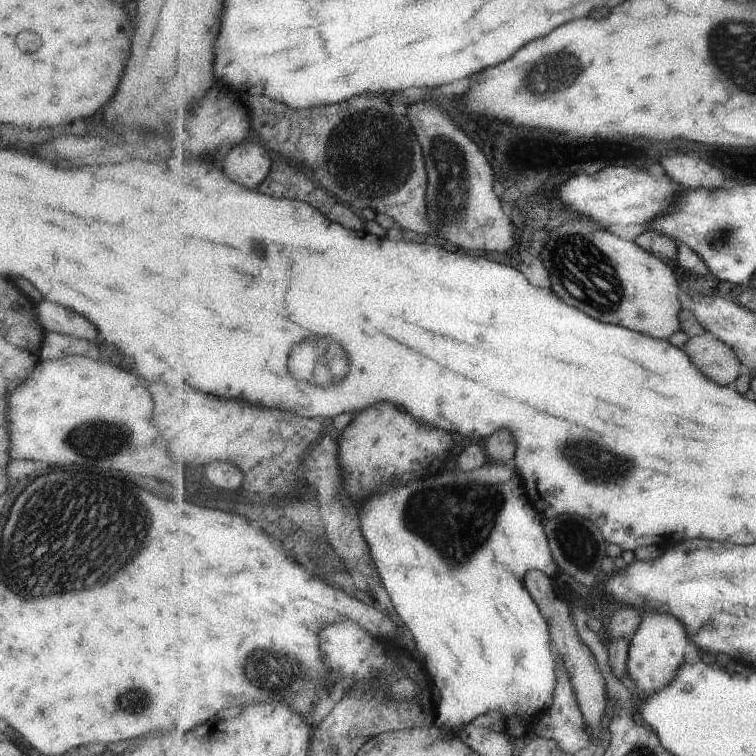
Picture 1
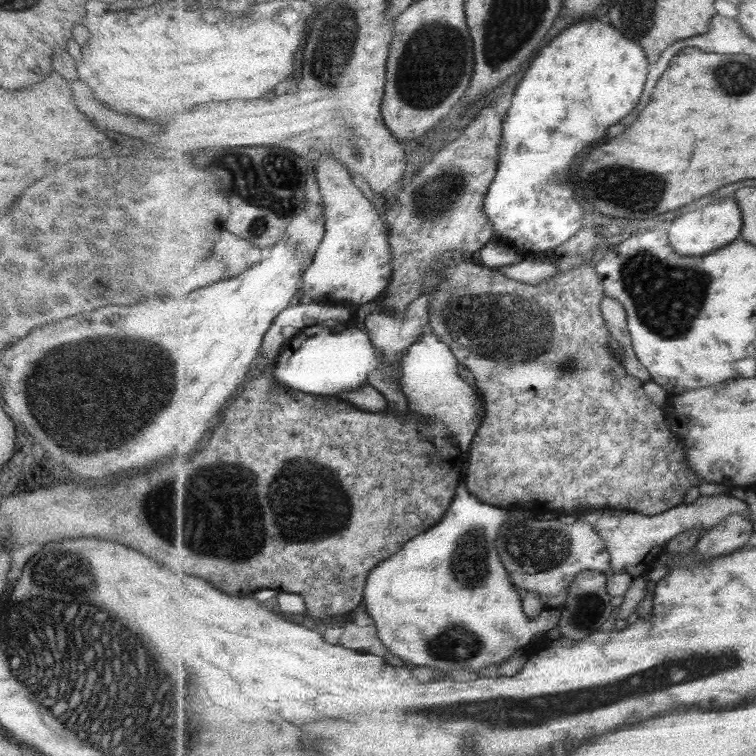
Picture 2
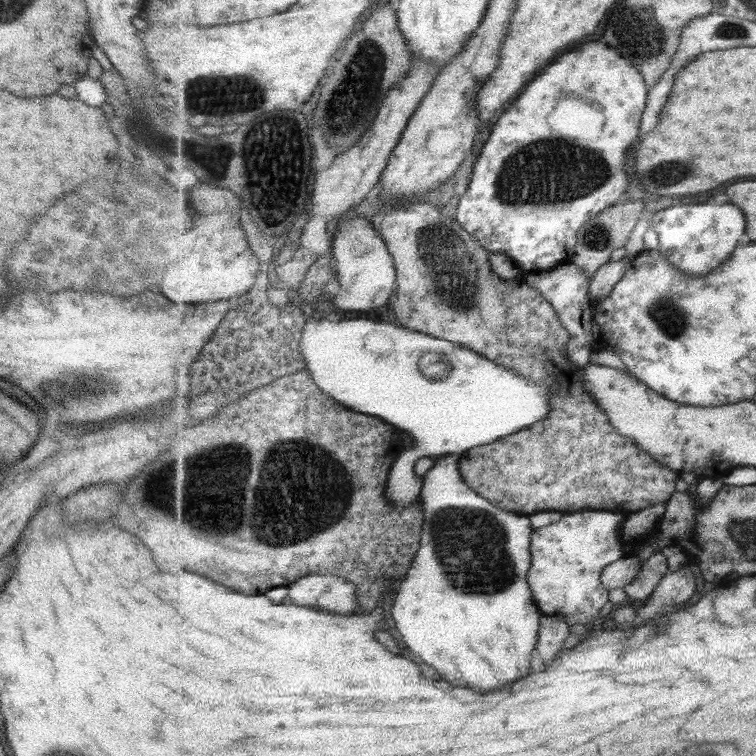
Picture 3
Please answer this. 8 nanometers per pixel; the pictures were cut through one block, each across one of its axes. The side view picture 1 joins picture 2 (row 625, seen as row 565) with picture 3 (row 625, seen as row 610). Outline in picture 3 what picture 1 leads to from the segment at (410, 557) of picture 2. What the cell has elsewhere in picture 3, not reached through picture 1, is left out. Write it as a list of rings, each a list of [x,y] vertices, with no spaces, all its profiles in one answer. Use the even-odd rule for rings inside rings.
[[[457,454],[457,456],[444,455],[435,457],[436,463],[424,477],[424,485],[422,494],[420,495],[420,505],[422,506],[425,519],[422,526],[423,532],[420,549],[417,551],[414,562],[408,570],[407,578],[401,581],[398,587],[398,595],[389,614],[395,620],[397,632],[405,636],[403,642],[413,652],[417,652],[427,664],[431,664],[435,670],[439,670],[439,674],[447,676],[449,680],[459,680],[459,682],[463,680],[463,684],[457,684],[457,686],[467,686],[467,688],[473,688],[477,692],[493,692],[493,690],[499,690],[499,688],[511,684],[513,680],[521,680],[521,678],[529,676],[531,674],[533,652],[535,652],[535,648],[538,648],[540,628],[542,627],[542,619],[545,614],[538,607],[534,599],[534,592],[529,580],[531,567],[534,566],[534,558],[530,549],[532,547],[531,542],[534,536],[534,530],[531,528],[529,516],[517,516],[517,514],[511,514],[511,512],[505,512],[505,510],[495,508],[489,500],[485,500],[483,496],[479,496],[477,492],[465,483],[460,471],[461,454]],[[469,598],[473,602],[479,602],[479,598],[483,602],[485,600],[493,600],[493,602],[489,602],[489,604],[471,604]]]

